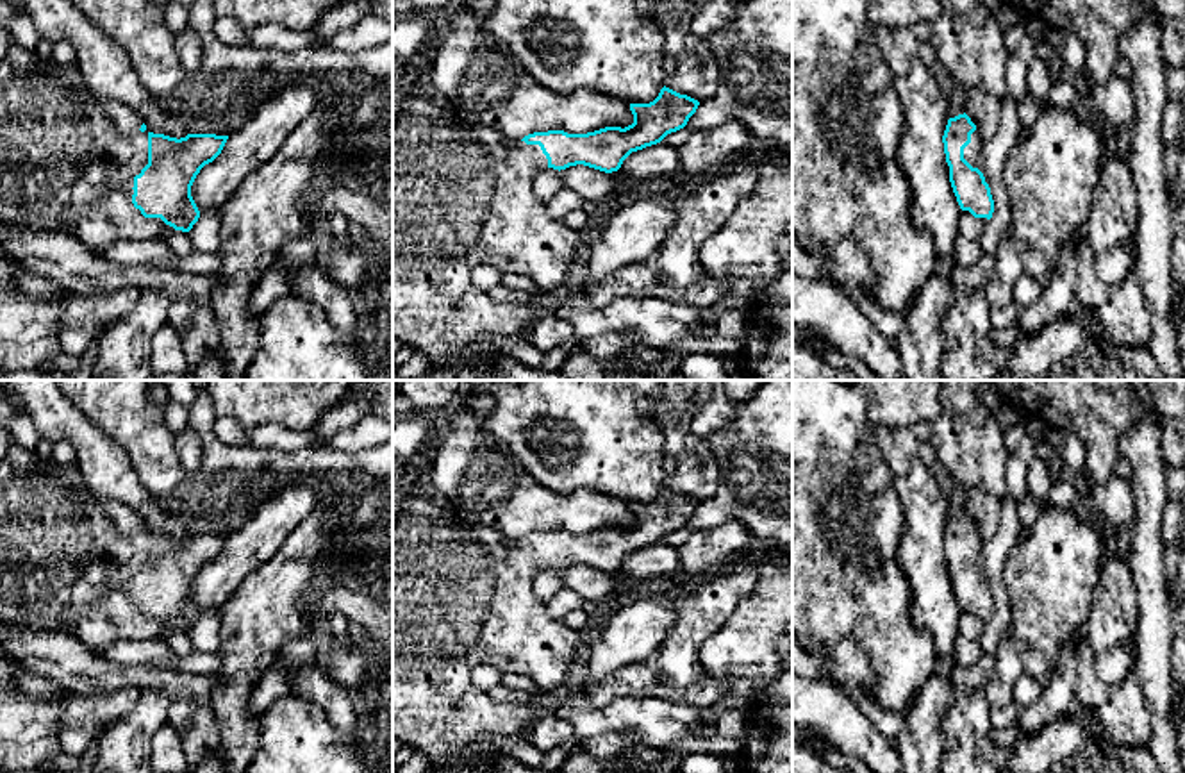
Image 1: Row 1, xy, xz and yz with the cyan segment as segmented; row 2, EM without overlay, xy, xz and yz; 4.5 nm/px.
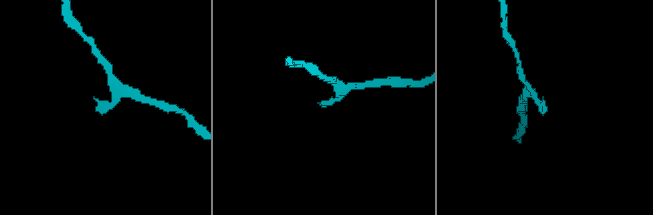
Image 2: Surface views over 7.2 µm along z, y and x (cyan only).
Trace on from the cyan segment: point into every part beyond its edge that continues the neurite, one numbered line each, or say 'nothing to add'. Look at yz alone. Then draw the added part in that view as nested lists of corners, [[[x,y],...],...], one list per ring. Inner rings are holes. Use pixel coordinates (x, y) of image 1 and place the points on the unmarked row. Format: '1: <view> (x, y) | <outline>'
1: yz (973, 550) | [[[978,530],[971,534],[971,543],[964,548],[964,559],[973,566],[978,568],[985,577],[983,559],[982,559],[982,546],[983,537]]]

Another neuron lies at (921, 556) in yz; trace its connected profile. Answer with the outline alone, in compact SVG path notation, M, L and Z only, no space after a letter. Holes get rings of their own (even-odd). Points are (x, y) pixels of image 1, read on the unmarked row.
M919 455L905 475L894 478L894 487L903 505L898 561L912 589L912 623L932 634L937 655L953 659L962 609L942 543L949 502Z

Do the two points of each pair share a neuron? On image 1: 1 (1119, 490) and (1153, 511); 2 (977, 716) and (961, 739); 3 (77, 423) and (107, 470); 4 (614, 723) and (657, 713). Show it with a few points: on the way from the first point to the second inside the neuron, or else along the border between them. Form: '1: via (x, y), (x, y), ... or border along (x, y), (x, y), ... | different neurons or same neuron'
1: border along (1132, 481), (1134, 520), (1121, 538) | different neurons
2: via (971, 722), (966, 727), (966, 734) | same neuron
3: via (82, 434), (99, 459) | same neuron
4: via (625, 714), (646, 714) | same neuron

